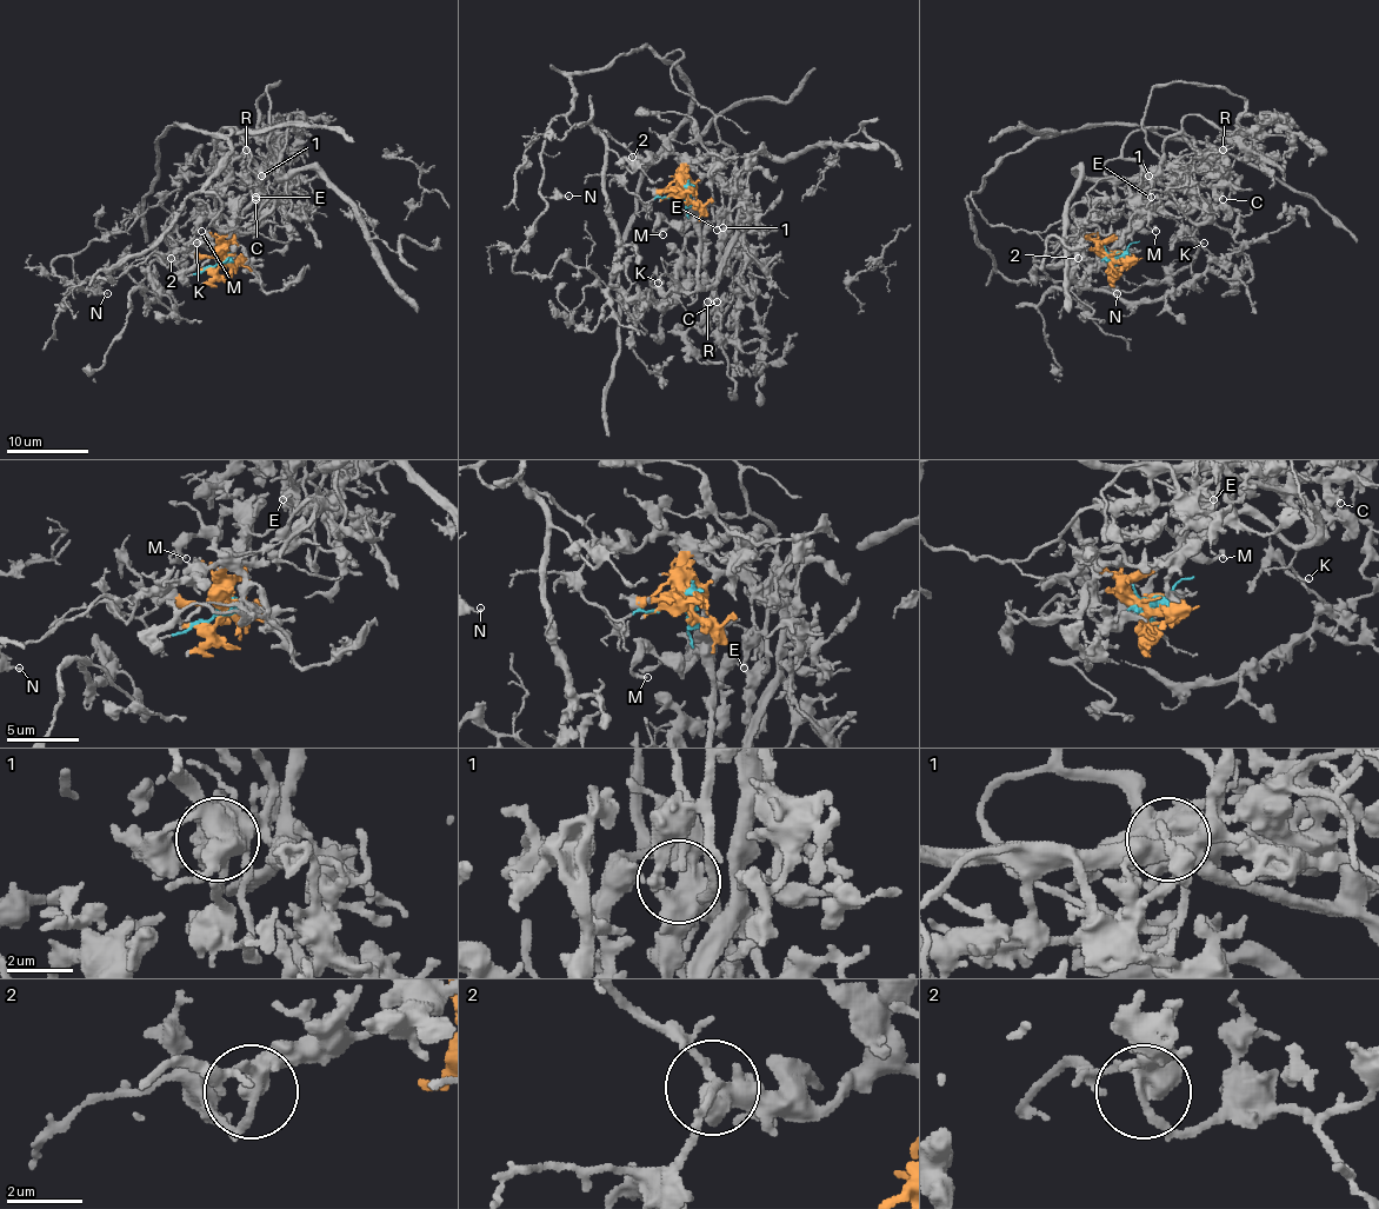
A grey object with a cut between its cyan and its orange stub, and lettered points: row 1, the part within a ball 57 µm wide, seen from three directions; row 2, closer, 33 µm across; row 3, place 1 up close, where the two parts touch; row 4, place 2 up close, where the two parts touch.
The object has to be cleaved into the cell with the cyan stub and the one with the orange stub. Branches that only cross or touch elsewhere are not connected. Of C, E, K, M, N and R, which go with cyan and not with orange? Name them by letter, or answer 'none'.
N

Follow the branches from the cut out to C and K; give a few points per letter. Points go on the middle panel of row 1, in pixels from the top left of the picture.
C: (687, 193), (686, 180), (694, 193), (700, 241), (698, 283), (708, 287), (717, 277), (712, 290), (717, 301)
K: (687, 193), (686, 180), (694, 193), (700, 241), (695, 287), (692, 291), (679, 287), (665, 273), (659, 283)

